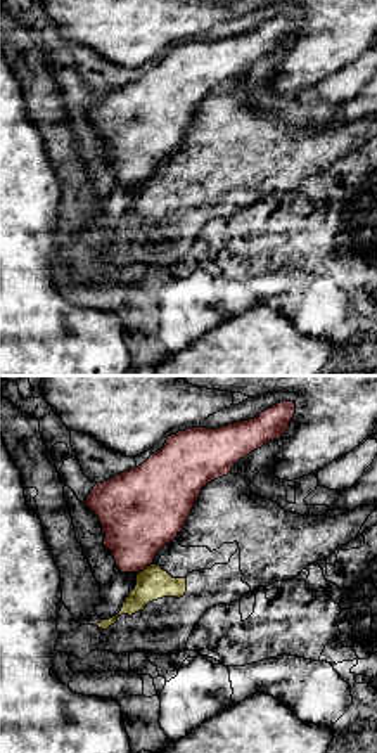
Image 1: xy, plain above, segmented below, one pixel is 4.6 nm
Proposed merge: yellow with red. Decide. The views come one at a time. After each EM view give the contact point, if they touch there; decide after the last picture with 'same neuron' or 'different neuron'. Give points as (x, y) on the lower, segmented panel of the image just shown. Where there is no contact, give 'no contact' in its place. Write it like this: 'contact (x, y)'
contact (146, 568)

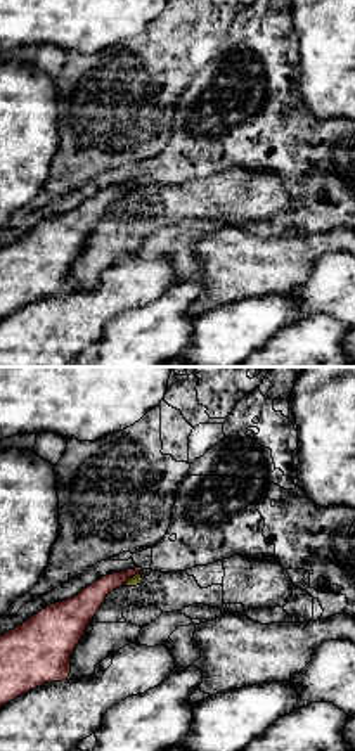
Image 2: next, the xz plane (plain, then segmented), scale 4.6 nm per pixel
contact (130, 578)

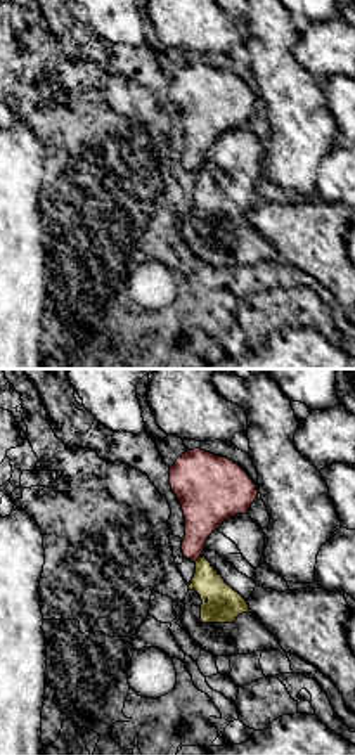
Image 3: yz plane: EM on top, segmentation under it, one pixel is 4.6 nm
contact (200, 558)

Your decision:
different neuron

